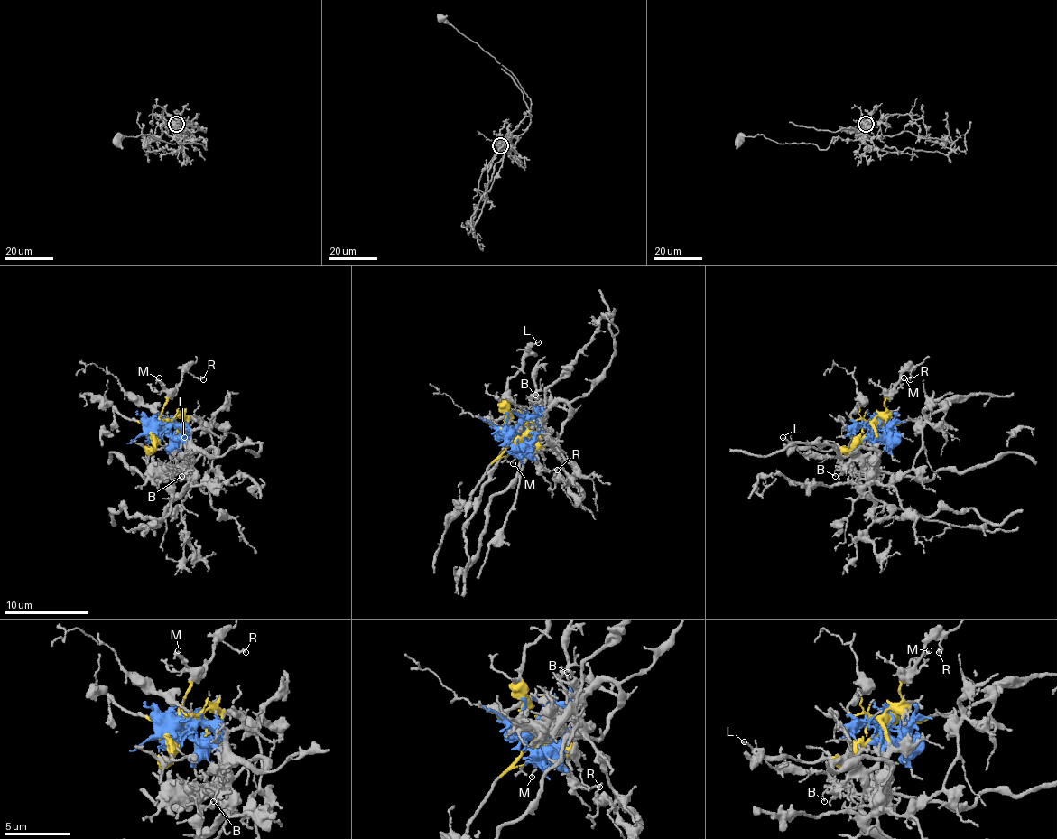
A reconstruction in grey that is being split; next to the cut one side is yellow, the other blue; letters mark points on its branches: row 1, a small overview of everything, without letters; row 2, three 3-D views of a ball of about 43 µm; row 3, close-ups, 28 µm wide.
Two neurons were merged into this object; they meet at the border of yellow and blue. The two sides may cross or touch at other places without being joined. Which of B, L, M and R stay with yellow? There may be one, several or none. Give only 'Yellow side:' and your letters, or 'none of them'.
Yellow side: L, M, R

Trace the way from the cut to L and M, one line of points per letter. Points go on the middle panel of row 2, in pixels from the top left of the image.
L: (511, 433), (506, 426), (505, 409), (506, 382), (517, 371), (525, 352), (538, 341)
M: (511, 433), (513, 445), (521, 447), (513, 464)

